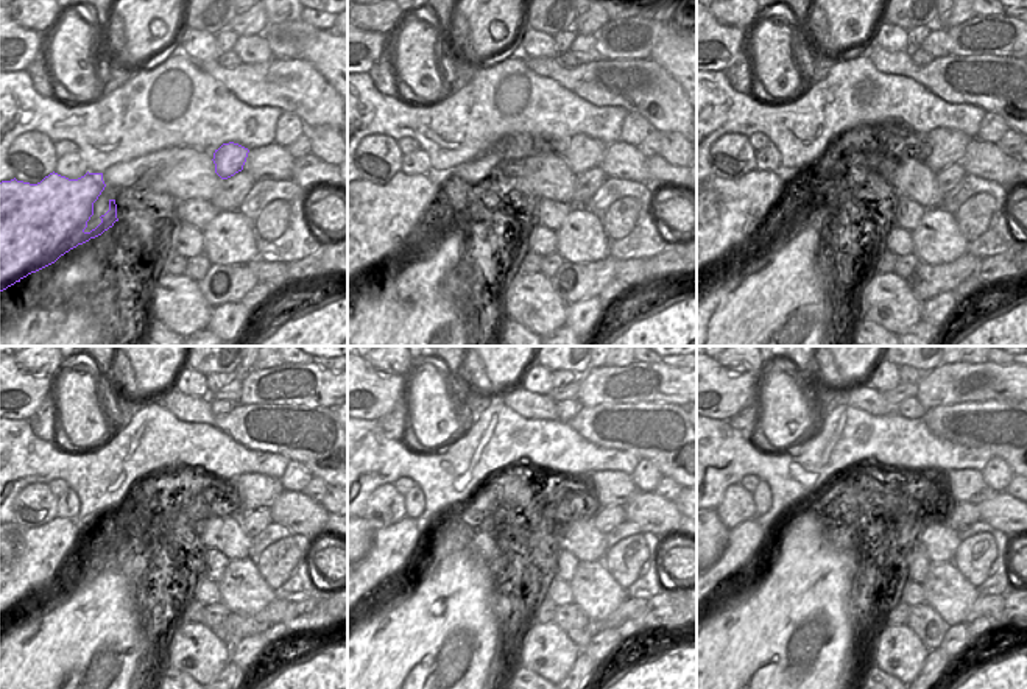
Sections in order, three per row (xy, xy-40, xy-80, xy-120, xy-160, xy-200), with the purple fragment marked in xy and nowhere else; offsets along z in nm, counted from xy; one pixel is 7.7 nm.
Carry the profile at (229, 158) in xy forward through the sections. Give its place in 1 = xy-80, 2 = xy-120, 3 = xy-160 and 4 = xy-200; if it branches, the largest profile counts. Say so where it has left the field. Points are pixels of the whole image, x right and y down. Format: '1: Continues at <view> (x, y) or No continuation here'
1: Continues at xy-80 (948, 147)
2: Continues at xy-120 (256, 491)
3: Continues at xy-160 (602, 488)
4: Continues at xy-200 (960, 485).

